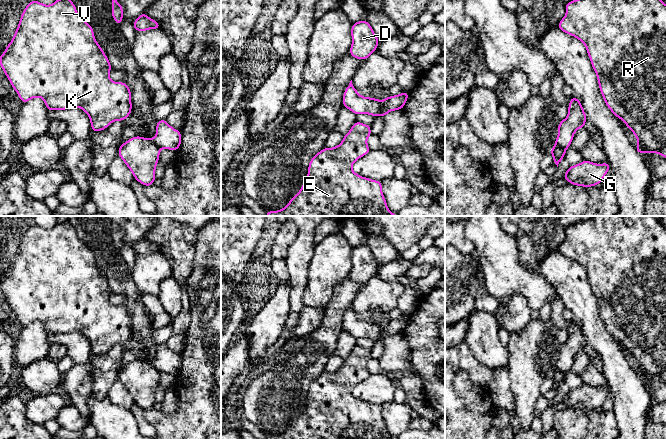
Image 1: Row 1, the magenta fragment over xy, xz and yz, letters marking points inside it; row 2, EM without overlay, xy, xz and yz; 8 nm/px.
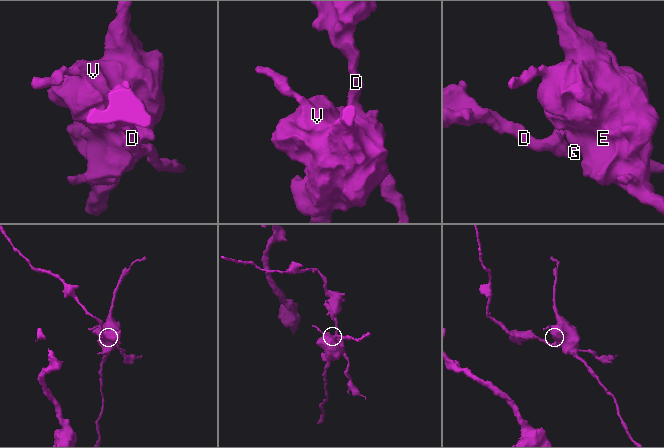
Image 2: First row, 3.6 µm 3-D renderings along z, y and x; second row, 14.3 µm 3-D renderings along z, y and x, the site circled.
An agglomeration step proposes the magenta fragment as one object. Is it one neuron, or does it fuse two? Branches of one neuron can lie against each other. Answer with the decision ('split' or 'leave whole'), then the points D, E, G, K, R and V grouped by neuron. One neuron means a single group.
split; groups D G / E K R V

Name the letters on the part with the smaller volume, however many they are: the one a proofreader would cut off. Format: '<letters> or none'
D, G

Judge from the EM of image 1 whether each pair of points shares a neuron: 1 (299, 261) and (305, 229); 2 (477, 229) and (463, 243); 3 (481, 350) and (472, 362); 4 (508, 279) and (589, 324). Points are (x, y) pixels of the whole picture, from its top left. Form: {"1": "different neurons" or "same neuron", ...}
{"1": "same neuron", "2": "different neurons", "3": "different neurons", "4": "different neurons"}

